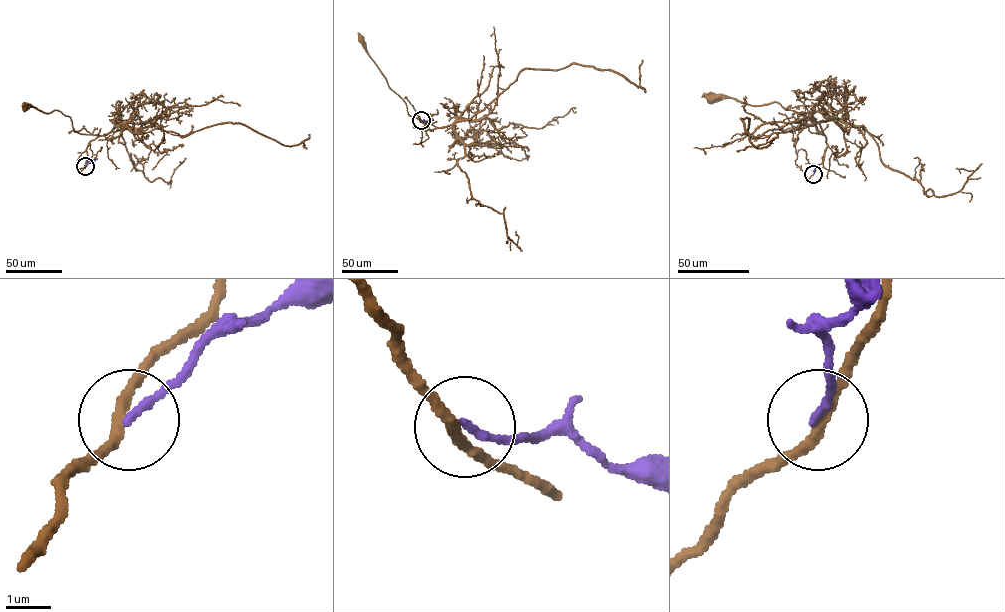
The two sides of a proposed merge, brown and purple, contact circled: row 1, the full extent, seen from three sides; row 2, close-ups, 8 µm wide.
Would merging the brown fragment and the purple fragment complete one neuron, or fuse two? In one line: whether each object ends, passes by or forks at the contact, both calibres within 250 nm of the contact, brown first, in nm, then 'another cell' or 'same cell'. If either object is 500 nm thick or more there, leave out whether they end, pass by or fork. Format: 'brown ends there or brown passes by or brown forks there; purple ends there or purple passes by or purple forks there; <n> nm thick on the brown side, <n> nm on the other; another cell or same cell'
brown passes by; purple ends there; 240 nm thick on the brown side, 170 nm on the other; another cell

